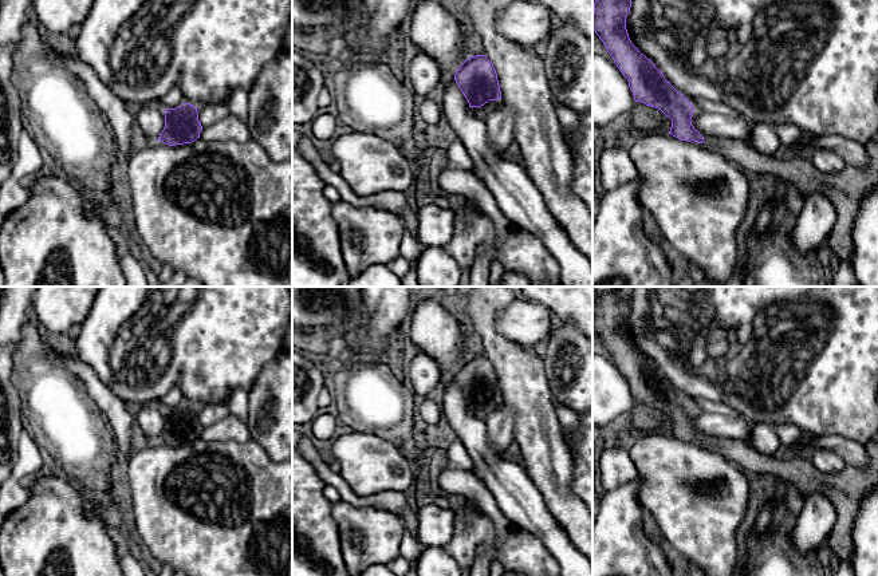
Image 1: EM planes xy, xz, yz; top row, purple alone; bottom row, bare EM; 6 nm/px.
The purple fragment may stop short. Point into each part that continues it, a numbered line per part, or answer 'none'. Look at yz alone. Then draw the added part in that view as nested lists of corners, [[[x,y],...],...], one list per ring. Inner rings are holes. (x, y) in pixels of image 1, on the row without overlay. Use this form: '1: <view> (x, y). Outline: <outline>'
1: yz (845, 490). Outline: [[[878,433],[865,443],[870,458],[866,469],[847,465],[839,474],[819,472],[806,453],[795,453],[788,459],[760,453],[752,442],[729,438],[704,439],[702,445],[718,453],[745,473],[768,474],[777,481],[791,482],[800,493],[822,493],[836,509],[836,520],[828,541],[834,553],[844,561],[854,556],[853,525],[859,501],[870,488],[878,485]]]

